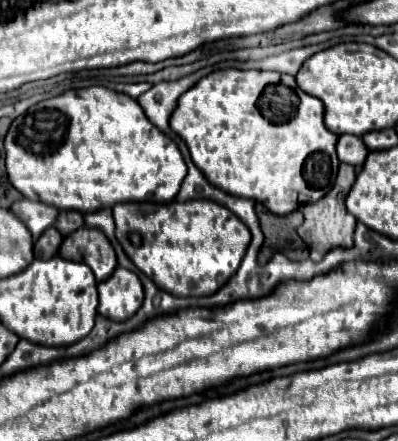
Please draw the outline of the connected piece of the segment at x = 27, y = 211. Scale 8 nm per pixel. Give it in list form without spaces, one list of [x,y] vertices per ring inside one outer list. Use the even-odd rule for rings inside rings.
[[[19,200],[11,206],[11,212],[31,230],[33,238],[37,240],[37,236],[41,236],[41,232],[45,232],[45,228],[51,228],[57,220],[59,210],[49,206],[49,204],[41,204],[41,202],[33,202],[33,200]]]

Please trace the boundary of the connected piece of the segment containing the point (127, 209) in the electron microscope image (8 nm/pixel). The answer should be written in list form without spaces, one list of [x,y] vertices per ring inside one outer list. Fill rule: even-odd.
[[[189,200],[189,202],[169,202],[169,204],[153,204],[153,202],[125,202],[113,206],[115,218],[115,236],[123,250],[127,252],[129,260],[147,274],[161,290],[175,294],[175,296],[209,296],[215,294],[227,280],[237,272],[245,248],[249,246],[251,234],[247,226],[225,206],[219,206],[213,200]],[[137,232],[143,238],[143,244],[135,248],[129,242],[129,234]]]

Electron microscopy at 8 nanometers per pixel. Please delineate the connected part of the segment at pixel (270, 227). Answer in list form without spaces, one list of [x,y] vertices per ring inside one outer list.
[[[267,210],[259,212],[261,230],[265,234],[265,244],[259,252],[261,260],[269,260],[275,252],[283,252],[289,260],[307,260],[309,248],[299,238],[297,228],[303,224],[303,214],[293,212],[289,216],[275,216]]]

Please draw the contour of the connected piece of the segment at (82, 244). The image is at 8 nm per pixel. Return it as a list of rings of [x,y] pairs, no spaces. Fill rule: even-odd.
[[[83,226],[69,234],[59,248],[59,256],[65,256],[65,260],[81,260],[83,264],[89,264],[97,282],[107,280],[113,274],[113,268],[117,268],[113,246],[109,244],[107,236],[95,228]]]

